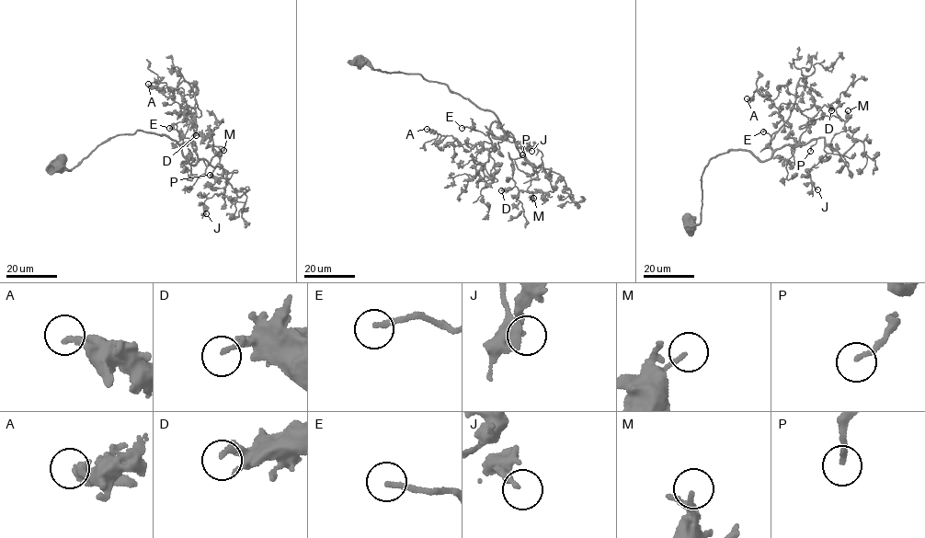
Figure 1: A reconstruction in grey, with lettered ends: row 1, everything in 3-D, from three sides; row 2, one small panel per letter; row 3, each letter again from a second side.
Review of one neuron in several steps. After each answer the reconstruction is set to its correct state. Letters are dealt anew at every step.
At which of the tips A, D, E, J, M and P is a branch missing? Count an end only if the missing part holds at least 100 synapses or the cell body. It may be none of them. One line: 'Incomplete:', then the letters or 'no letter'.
Incomplete: P

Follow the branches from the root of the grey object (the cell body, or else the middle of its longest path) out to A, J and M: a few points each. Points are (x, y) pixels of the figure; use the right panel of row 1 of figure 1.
A: (688, 225), (700, 223), (702, 177), (713, 156), (738, 149), (771, 156), (783, 119), (756, 89), (747, 98)
J: (688, 225), (700, 223), (704, 168), (731, 149), (762, 161), (823, 137), (826, 154), (806, 170), (817, 189)
M: (688, 225), (700, 223), (713, 156), (744, 149), (768, 160), (799, 143), (808, 120), (845, 120), (848, 110)

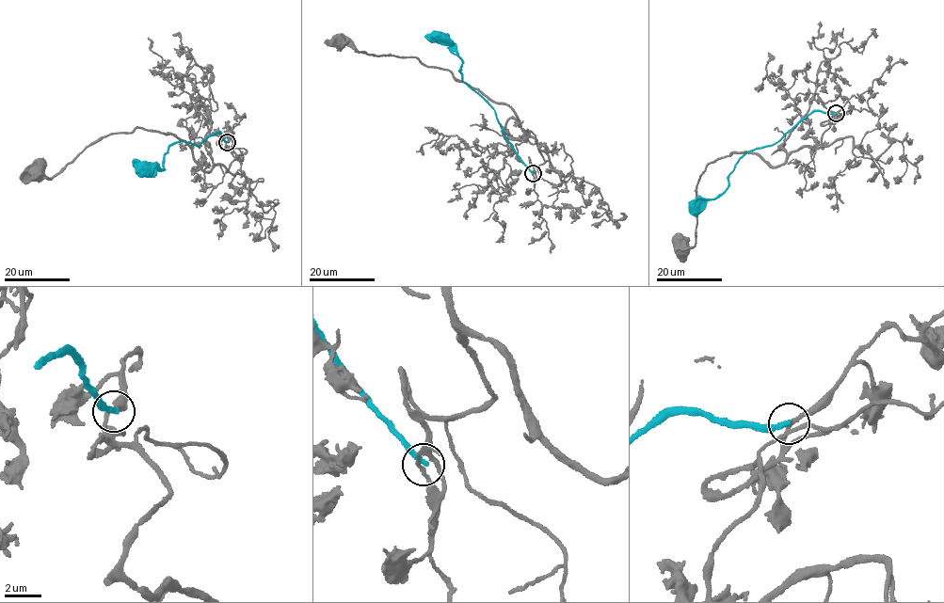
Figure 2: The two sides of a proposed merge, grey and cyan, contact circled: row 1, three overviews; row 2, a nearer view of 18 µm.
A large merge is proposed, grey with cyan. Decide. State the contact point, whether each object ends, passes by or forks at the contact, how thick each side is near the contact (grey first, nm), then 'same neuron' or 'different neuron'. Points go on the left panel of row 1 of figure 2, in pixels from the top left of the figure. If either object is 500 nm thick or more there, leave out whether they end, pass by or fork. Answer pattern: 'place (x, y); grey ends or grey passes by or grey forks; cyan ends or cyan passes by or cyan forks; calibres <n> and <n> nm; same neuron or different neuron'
place (227, 142); grey passes by; cyan ends; calibres 200 and 300 nm; different neuron

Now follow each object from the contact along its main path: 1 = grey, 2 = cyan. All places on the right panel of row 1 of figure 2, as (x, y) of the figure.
1: (836, 112), (816, 149), (799, 148), (777, 166), (744, 151), (710, 164), (695, 189), (695, 243), (680, 248)
2: (836, 112), (811, 111), (777, 141), (746, 153), (728, 178), (728, 187), (695, 208)

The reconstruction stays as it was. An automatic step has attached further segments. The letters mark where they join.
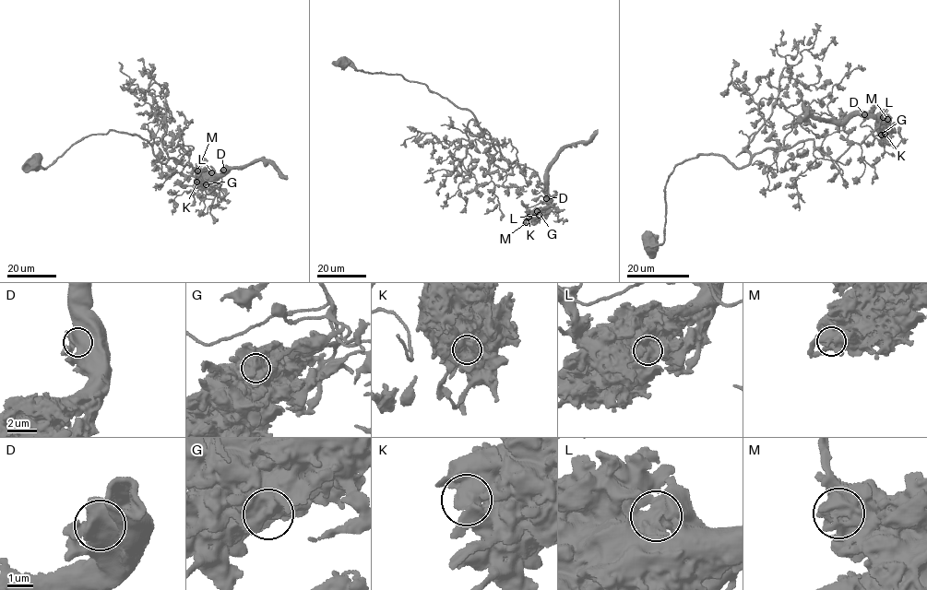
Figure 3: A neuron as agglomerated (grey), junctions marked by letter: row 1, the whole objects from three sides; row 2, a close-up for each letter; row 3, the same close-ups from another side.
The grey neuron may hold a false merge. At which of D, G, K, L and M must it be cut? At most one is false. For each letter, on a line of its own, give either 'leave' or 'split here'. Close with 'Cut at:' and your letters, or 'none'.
D: leave
G: leave
K: leave
L: split here
M: leave
Cut at: L

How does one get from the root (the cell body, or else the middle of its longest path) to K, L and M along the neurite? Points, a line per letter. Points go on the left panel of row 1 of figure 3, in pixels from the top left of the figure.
K: (35, 164), (117, 131), (146, 139), (163, 164), (193, 167), (207, 194), (221, 182), (196, 182)
L: (35, 164), (112, 130), (146, 139), (163, 164), (193, 167), (207, 194), (222, 182), (212, 172)
M: (35, 164), (112, 130), (146, 139), (163, 164), (193, 167), (207, 194), (221, 183), (197, 171)

